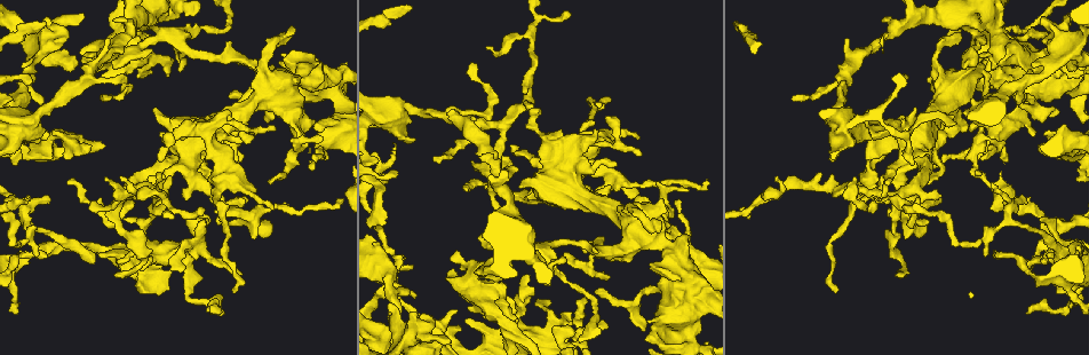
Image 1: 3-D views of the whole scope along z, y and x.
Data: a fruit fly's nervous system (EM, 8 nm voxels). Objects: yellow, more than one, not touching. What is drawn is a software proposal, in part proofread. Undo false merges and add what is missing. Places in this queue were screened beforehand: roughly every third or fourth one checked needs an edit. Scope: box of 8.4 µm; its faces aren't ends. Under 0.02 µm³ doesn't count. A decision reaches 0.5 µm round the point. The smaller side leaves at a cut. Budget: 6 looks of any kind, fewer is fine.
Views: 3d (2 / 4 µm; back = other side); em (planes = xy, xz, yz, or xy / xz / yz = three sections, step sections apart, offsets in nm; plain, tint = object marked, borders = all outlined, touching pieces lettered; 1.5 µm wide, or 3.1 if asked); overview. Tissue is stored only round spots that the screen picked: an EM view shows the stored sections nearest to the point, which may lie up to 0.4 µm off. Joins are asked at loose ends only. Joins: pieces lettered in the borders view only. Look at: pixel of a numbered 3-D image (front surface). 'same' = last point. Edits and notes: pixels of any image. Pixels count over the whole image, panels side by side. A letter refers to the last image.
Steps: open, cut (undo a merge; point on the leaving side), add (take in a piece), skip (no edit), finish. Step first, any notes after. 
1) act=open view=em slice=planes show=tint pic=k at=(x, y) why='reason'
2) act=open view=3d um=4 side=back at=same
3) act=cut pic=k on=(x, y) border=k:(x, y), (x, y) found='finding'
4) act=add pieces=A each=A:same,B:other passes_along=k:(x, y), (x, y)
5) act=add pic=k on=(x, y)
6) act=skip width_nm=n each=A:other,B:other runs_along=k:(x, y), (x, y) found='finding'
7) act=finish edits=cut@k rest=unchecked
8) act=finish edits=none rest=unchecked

act=open view=em slice=xz step=8 show=borders pic=1 at=(688, 189)

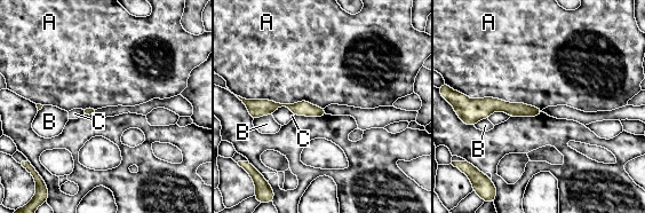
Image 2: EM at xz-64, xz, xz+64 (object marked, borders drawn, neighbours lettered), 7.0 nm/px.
act=open view=em slice=planes show=borders at=same

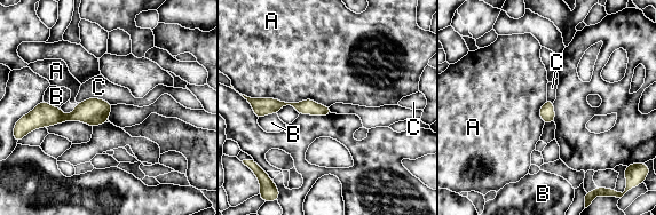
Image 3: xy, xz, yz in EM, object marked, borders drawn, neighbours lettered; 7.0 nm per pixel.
act=skip longest_contact=A:550nm each=A:other,B:other,C:other border=3:(249, 96), (329, 106) found='no lettered piece goes on from it'

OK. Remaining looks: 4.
act=open view=em slice=planes show=borders pic=1 at=(503, 129)

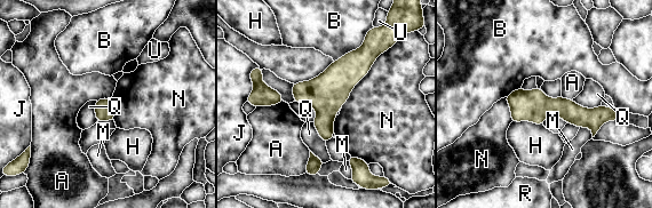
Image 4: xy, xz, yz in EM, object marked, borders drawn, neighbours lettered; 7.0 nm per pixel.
act=skip width_nm=140 each=A:other,B:other,H:other,J:other,M:other,N:other,Q:other,R:other,U:other border=4:(382, 52), (341, 105) found='all the same cell'

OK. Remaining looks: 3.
act=open view=em slice=planes show=tint pic=1 at=(1044, 35)

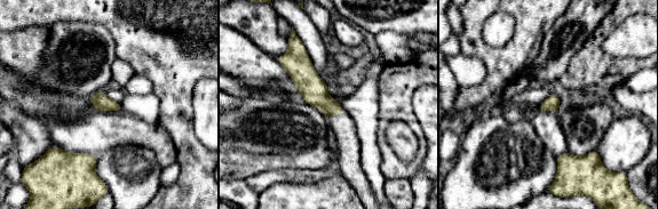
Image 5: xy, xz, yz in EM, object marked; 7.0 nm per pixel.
act=open view=em slice=planes show=borders at=same why='see the neighbours'

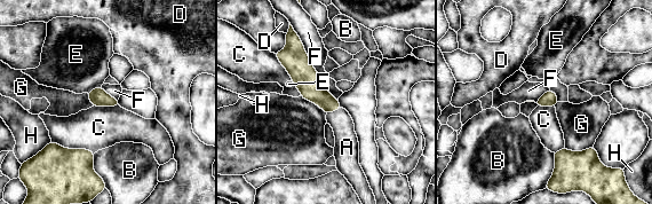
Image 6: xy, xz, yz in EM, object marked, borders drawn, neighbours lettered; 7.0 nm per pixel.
act=add pieces=A each=A:same,B:other,C:other,D:other,E:other,F:other,G:other,H:other passes_along=6:(310, 84), (333, 110), (347, 142) found='it goes on there'

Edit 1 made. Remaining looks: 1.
act=finish edits=add@6 rest=unchecked

